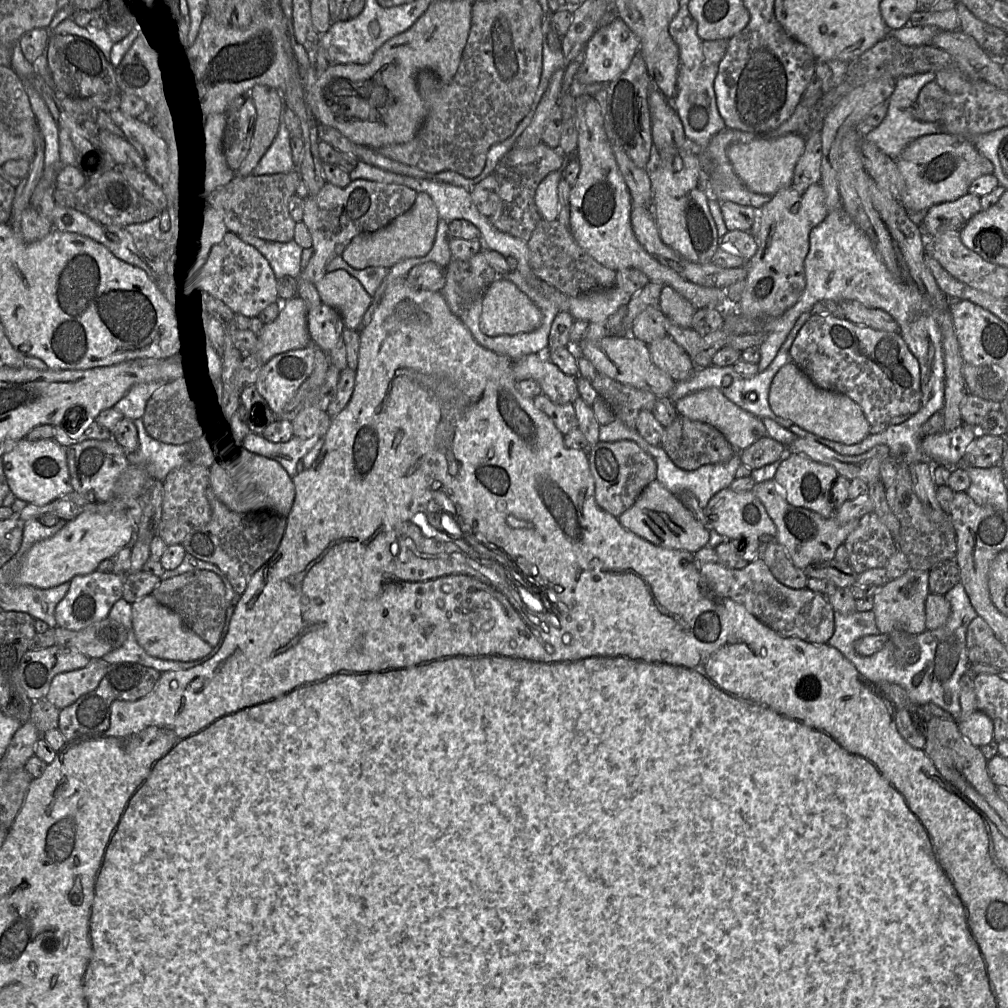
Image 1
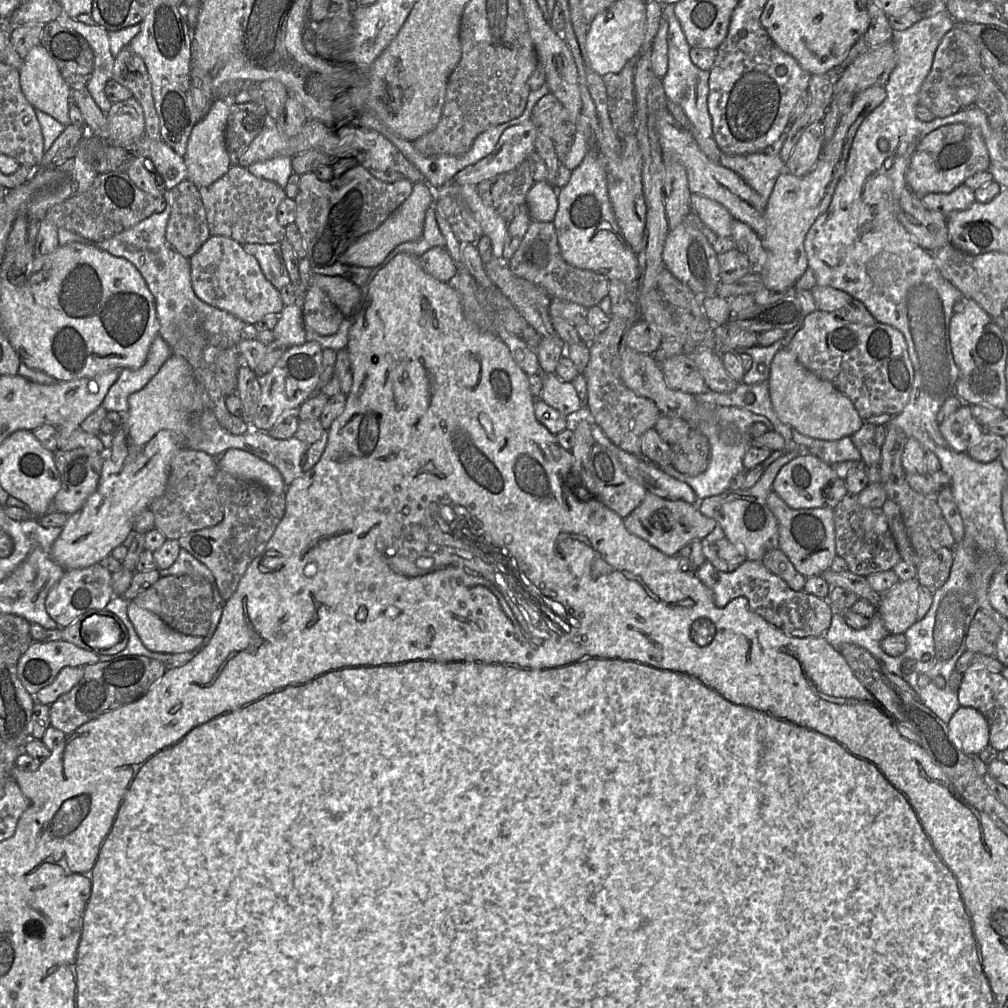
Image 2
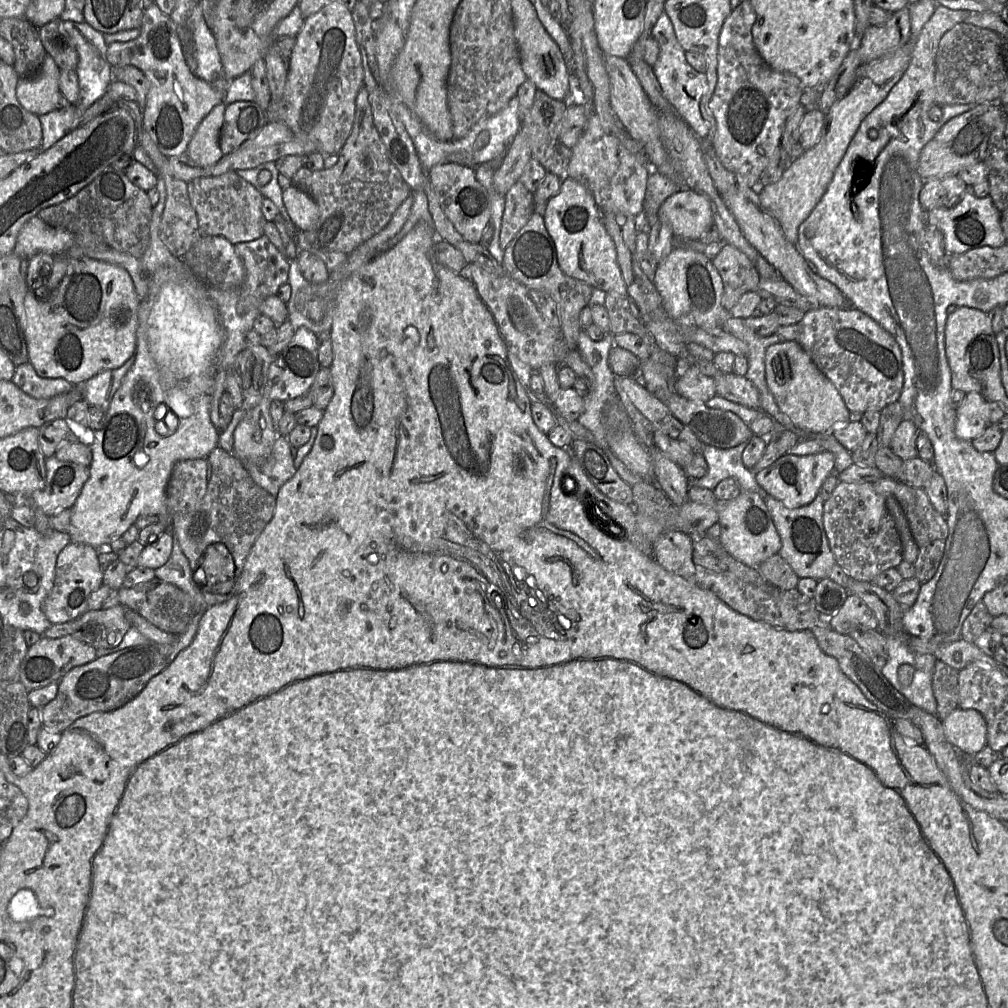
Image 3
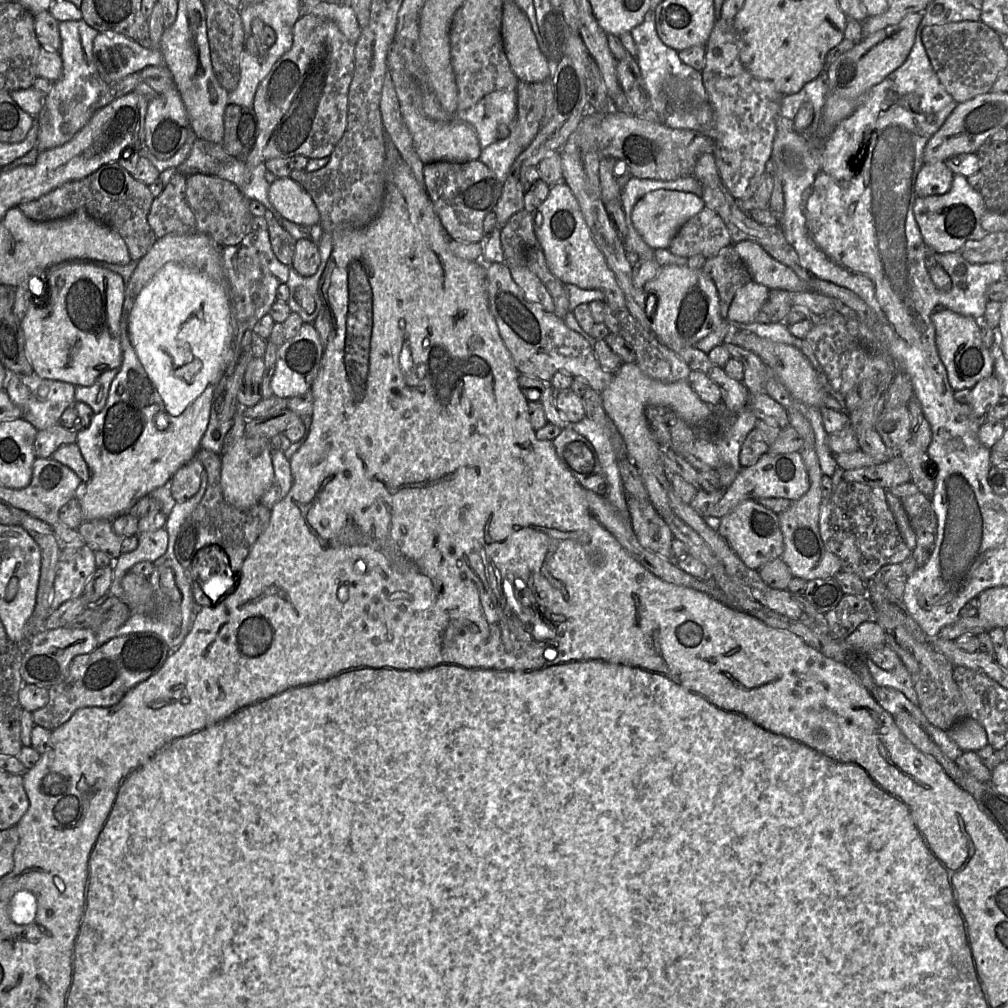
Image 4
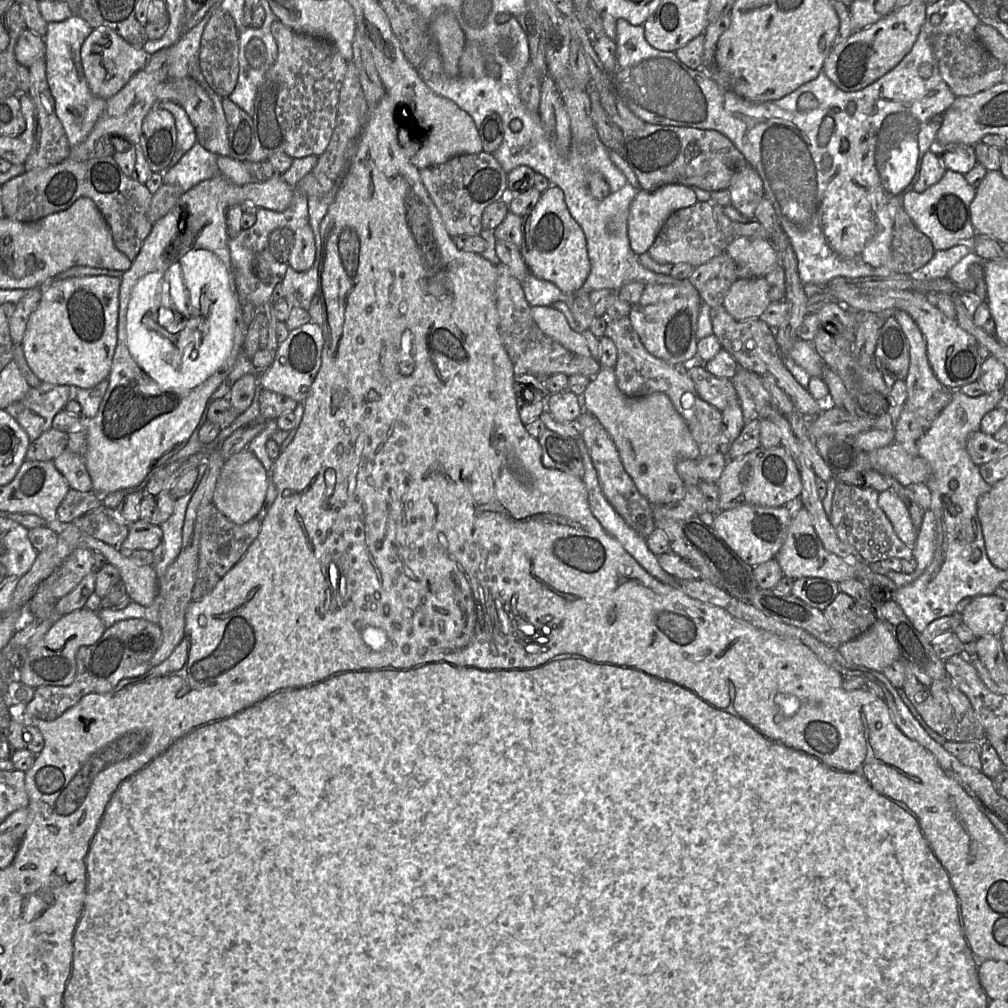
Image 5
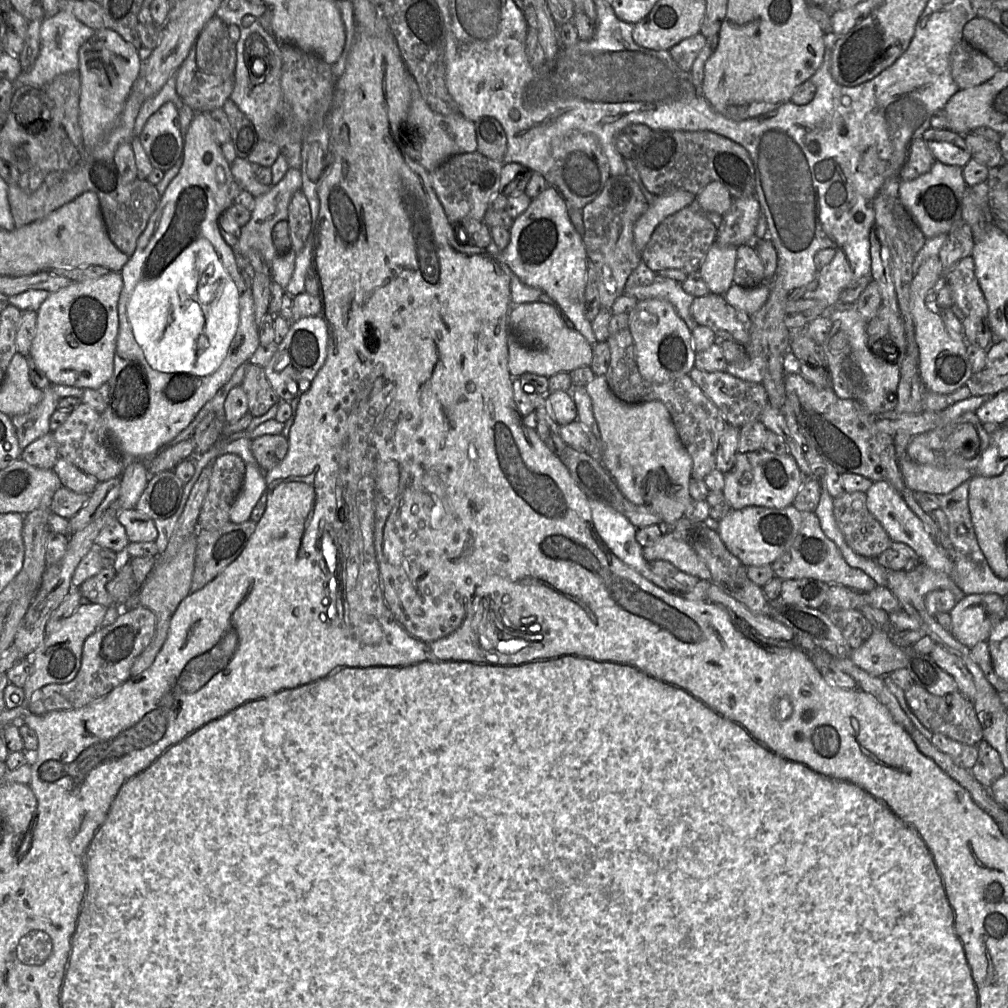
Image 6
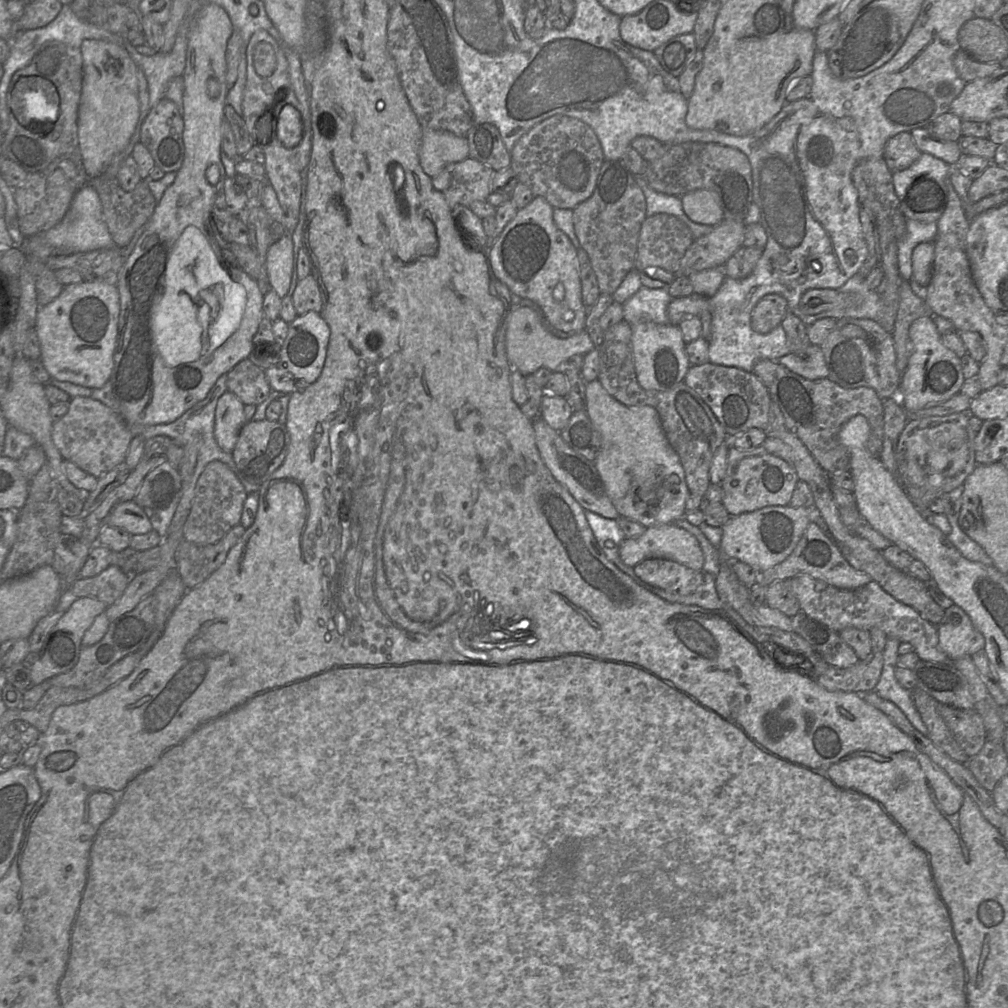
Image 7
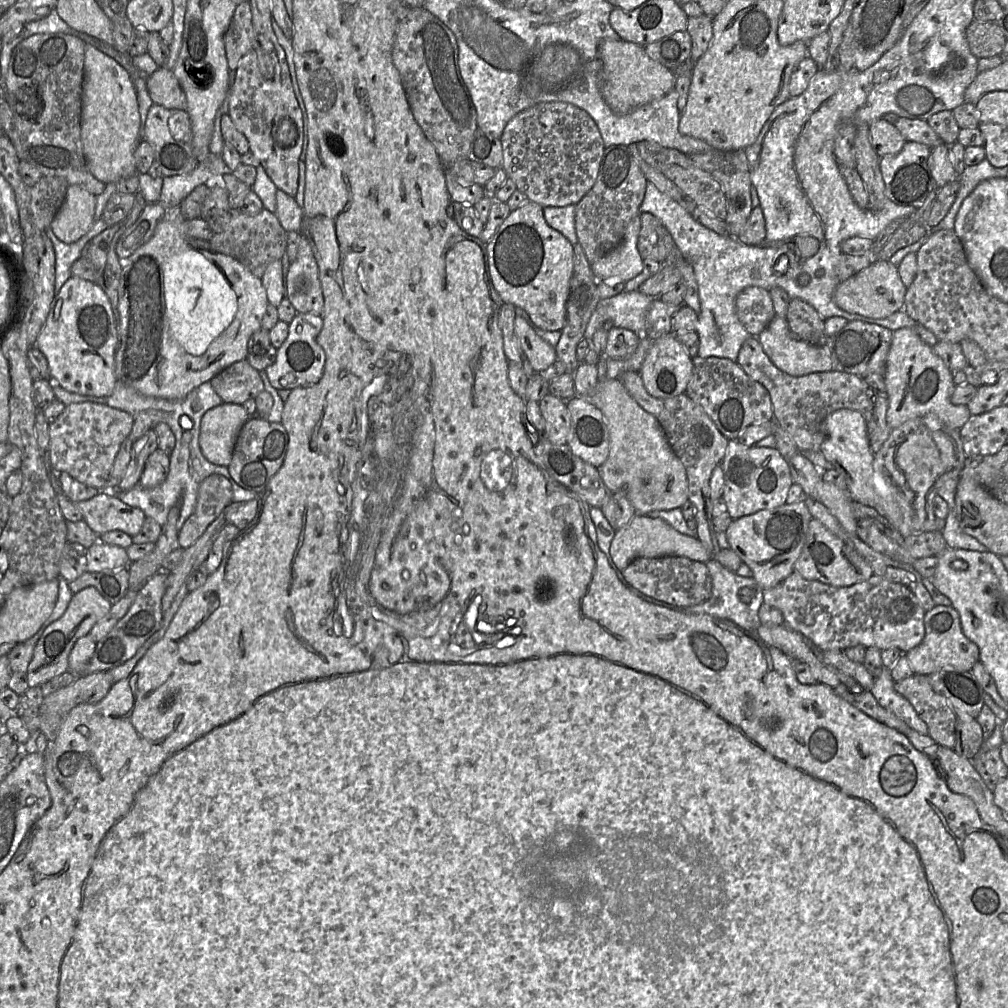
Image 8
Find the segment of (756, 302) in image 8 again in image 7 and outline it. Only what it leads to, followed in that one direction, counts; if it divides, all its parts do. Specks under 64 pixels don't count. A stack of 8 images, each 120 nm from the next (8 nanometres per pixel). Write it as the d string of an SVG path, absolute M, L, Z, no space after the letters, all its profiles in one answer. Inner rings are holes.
M777 294L765 295L756 304L751 314L751 326L759 333L768 333L781 324L790 311L787 300Z

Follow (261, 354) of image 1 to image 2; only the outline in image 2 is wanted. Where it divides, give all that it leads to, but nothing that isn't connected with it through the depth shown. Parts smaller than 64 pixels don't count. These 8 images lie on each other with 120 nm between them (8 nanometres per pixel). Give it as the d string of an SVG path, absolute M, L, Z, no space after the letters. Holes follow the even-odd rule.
M301 302L284 306L273 333L275 339L286 348L300 346L308 341Z

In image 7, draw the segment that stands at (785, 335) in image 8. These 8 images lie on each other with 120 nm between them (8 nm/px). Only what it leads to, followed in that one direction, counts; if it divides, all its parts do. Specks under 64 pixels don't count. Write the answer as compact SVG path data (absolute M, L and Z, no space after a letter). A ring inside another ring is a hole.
M811 344L803 352L805 355L790 352L777 362L805 379L828 378L829 369L821 346Z

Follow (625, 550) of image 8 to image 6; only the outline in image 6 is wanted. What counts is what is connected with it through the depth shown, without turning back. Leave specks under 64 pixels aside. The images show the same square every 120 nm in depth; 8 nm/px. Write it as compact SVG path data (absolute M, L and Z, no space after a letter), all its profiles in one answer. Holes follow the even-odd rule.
M664 529L662 536L651 546L643 548L643 557L647 562L668 561L679 570L698 577L699 580L711 579L708 567L696 552L687 543L675 538L667 529Z

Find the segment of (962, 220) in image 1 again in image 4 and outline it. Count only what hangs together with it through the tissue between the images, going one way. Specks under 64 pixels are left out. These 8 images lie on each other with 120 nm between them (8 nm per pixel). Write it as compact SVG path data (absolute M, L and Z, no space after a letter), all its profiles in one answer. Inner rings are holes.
M944 162L923 164L915 183L916 196L928 197L947 193L951 188L953 175Z

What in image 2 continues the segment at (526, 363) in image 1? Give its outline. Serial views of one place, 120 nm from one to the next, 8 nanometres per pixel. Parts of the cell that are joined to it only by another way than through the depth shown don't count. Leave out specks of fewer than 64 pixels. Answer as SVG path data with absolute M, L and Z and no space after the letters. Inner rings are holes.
M539 371L539 375L542 378L542 389L540 394L540 399L542 401L564 414L566 417L589 418L589 411L580 400L571 382L560 380L556 373L543 373Z

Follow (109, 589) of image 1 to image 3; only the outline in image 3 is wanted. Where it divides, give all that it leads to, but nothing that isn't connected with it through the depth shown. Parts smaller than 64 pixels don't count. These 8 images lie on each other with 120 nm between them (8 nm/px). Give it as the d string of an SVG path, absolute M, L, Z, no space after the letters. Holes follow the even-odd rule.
M71 542L58 555L53 587L43 602L42 610L52 624L74 621L89 611L90 595L102 585L103 570L99 565L98 551L89 545Z

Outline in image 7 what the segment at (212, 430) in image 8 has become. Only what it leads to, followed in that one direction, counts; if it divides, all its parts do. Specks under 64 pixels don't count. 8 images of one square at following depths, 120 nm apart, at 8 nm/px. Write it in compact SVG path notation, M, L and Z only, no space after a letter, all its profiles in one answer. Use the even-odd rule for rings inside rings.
M225 392L218 400L215 410L214 436L220 448L232 453L240 431L247 422L245 404L232 392Z

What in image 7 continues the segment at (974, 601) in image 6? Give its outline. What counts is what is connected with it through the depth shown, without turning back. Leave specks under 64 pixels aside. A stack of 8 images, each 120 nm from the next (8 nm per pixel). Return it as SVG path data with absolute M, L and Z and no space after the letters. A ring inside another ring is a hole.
M955 604L944 610L943 619L936 626L936 629L939 646L951 661L964 656L972 656L984 649L983 635L973 626L971 619L964 610Z

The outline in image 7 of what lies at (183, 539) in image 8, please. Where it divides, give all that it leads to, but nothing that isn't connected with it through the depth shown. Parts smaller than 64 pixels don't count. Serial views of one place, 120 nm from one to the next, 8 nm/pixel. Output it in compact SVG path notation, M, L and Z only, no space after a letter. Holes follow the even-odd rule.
M221 461L210 462L200 475L195 496L187 519L183 525L183 539L195 544L214 544L233 527L240 524L243 505L248 497L237 474Z

